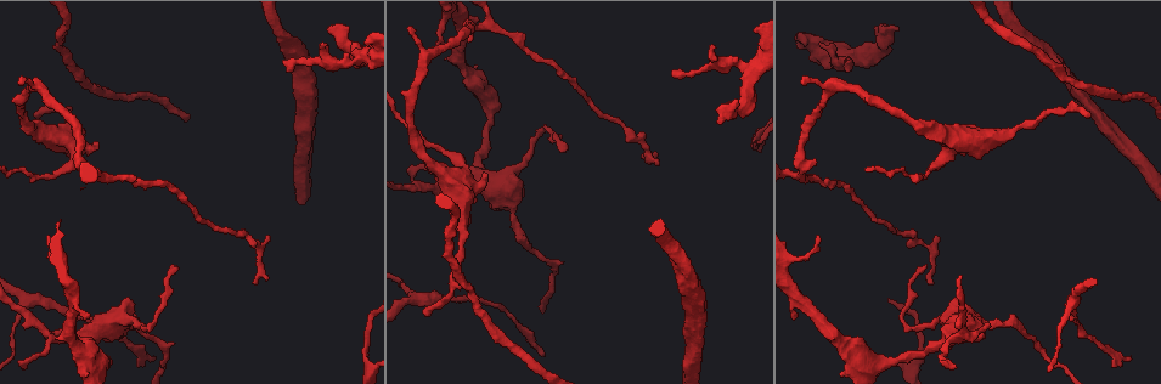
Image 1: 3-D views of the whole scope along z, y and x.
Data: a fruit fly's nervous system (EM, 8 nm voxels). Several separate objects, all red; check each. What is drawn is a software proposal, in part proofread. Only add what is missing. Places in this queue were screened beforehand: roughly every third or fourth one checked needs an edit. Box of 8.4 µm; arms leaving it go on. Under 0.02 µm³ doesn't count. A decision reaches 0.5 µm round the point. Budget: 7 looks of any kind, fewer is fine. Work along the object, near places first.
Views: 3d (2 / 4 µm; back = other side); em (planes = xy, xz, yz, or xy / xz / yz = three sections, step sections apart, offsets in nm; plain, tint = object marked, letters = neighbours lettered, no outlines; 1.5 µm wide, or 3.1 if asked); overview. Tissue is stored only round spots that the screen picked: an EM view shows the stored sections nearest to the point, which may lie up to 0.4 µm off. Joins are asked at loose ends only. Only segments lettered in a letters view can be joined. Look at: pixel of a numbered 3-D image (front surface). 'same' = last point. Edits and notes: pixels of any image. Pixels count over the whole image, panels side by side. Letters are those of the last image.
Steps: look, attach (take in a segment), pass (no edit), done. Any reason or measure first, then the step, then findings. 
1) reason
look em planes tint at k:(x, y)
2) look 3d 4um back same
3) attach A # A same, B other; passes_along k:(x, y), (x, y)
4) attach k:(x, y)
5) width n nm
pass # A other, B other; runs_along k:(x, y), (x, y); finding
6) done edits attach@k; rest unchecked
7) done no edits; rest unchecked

tapers out
look 3d 2um at 1:(154, 357)

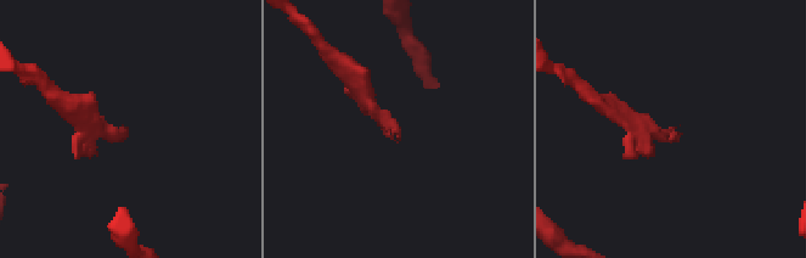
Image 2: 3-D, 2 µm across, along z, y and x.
need the tissue
look em planes tint at 2:(127, 132)

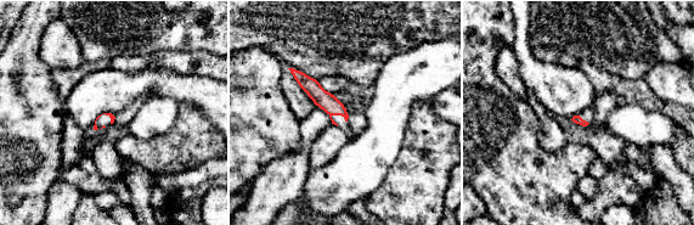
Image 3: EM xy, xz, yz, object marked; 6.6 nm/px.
what lies round it
look em planes letters same

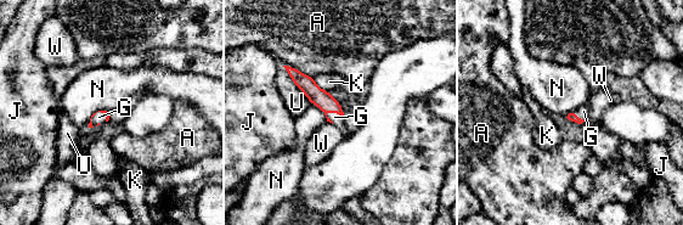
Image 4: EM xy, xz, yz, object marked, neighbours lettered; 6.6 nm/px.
attach G # A other, G same, J other, K other, N other, U other, W other; passes_along 4:(323, 100), (334, 111), (334, 117); the neuron continues

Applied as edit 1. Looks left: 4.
see it whole again
look overview

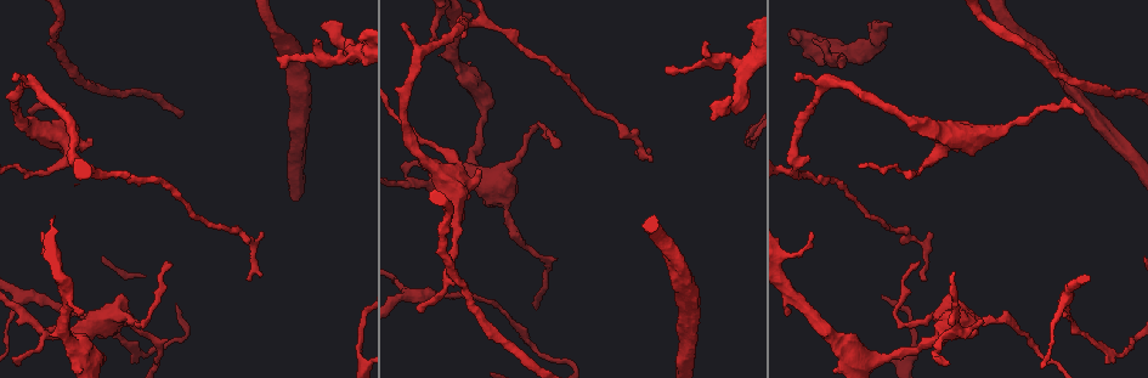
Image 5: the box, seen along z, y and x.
free end
look em planes letters at 5:(481, 170)

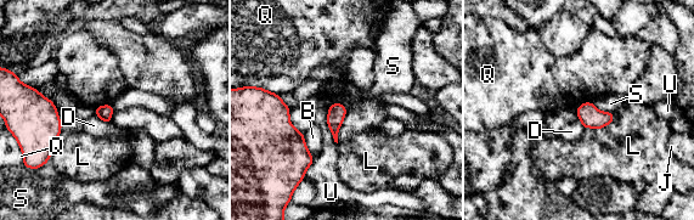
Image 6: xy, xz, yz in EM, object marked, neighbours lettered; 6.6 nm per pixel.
pass # B other, D other, J other, L other, Q other, S other, U other; none of them fits

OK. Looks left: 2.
an open end
look em planes letters at 5:(18, 78)

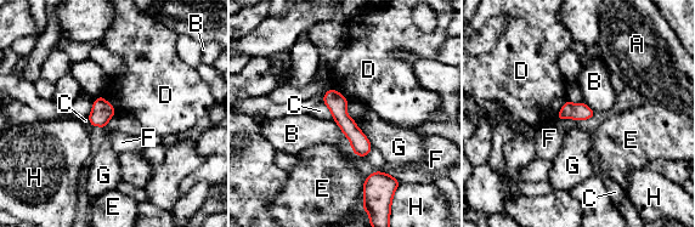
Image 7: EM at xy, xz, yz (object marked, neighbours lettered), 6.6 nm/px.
pass # A other, B other, C other, D other, E other, F other, G other, H other; runs_along 7:(329, 94), (362, 153); no lettered segment goes on from it

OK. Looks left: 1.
done edits attach@4; rest unchecked

